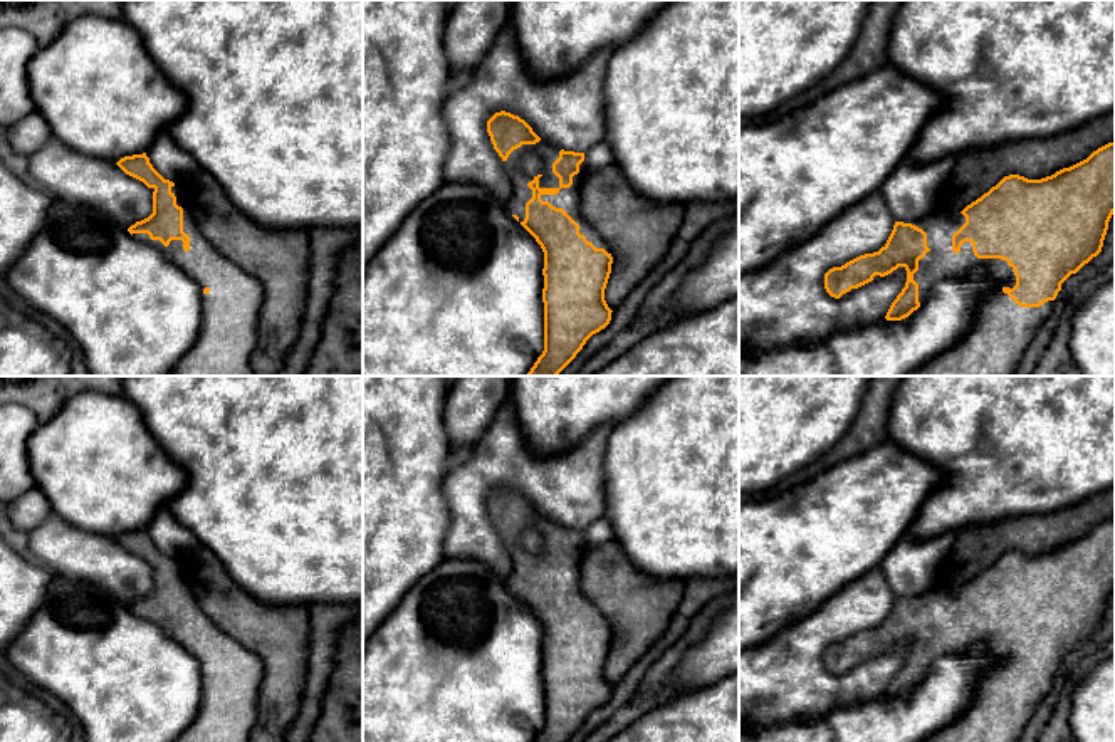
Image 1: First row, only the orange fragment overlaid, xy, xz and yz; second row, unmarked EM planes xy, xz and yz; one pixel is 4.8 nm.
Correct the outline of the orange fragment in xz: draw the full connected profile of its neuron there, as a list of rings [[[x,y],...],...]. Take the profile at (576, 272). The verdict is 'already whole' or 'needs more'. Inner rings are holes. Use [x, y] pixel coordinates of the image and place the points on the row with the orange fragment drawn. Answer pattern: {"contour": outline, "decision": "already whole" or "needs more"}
{"contour": [[[505,111],[495,112],[487,121],[487,133],[514,183],[507,208],[544,252],[544,351],[527,376],[558,376],[586,341],[610,324],[613,312],[605,300],[613,264],[611,250],[581,215],[584,153],[564,151],[544,143],[524,119]],[[527,154],[537,158],[536,171],[522,168]]], "decision": "needs more"}

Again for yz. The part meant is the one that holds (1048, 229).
{"contour": [[[1115,141],[1086,159],[1041,180],[1004,176],[961,213],[934,208],[913,222],[895,222],[887,243],[824,274],[826,292],[840,299],[851,289],[903,267],[907,282],[885,319],[902,321],[917,311],[932,287],[971,269],[984,269],[996,287],[984,294],[969,331],[949,349],[907,376],[1011,376],[1051,312],[1061,284],[1102,252],[1115,213]]], "decision": "needs more"}

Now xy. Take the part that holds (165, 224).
{"contour": [[[146,153],[124,156],[116,165],[153,191],[153,213],[131,225],[128,232],[183,270],[198,285],[202,295],[202,326],[196,341],[168,376],[252,376],[250,358],[257,346],[259,314],[264,302],[260,282],[225,259],[202,233],[185,205],[181,188],[158,173]]], "decision": "needs more"}

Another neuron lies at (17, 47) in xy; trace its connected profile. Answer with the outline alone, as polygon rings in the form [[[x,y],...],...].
[[[20,27],[0,30],[0,126],[8,128],[35,111],[27,67],[40,45]]]

